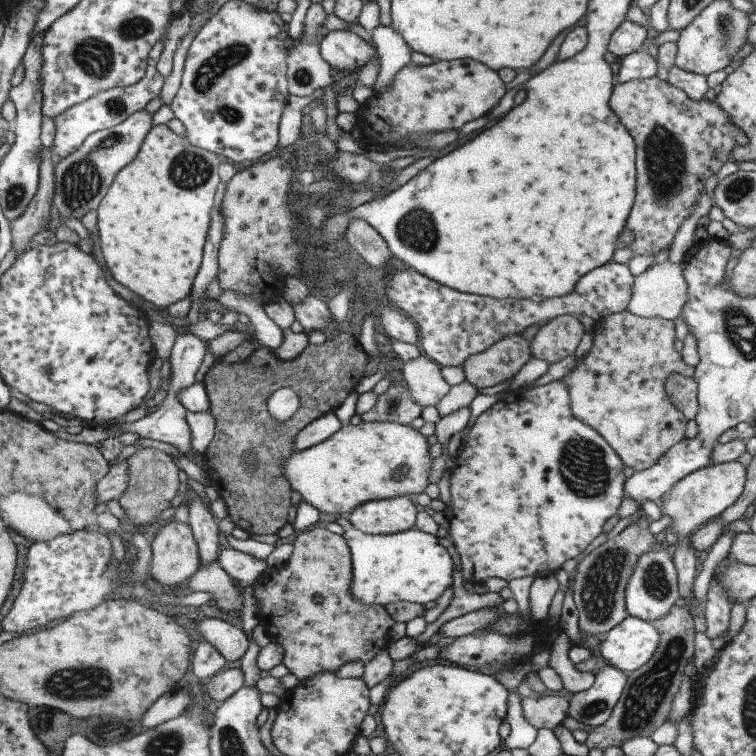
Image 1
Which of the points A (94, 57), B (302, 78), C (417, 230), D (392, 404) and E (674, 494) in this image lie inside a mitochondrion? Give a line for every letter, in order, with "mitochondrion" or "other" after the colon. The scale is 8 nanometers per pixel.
A: mitochondrion
B: mitochondrion
C: mitochondrion
D: mitochondrion
E: other

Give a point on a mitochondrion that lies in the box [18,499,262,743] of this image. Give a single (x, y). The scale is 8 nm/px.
(58, 686)

